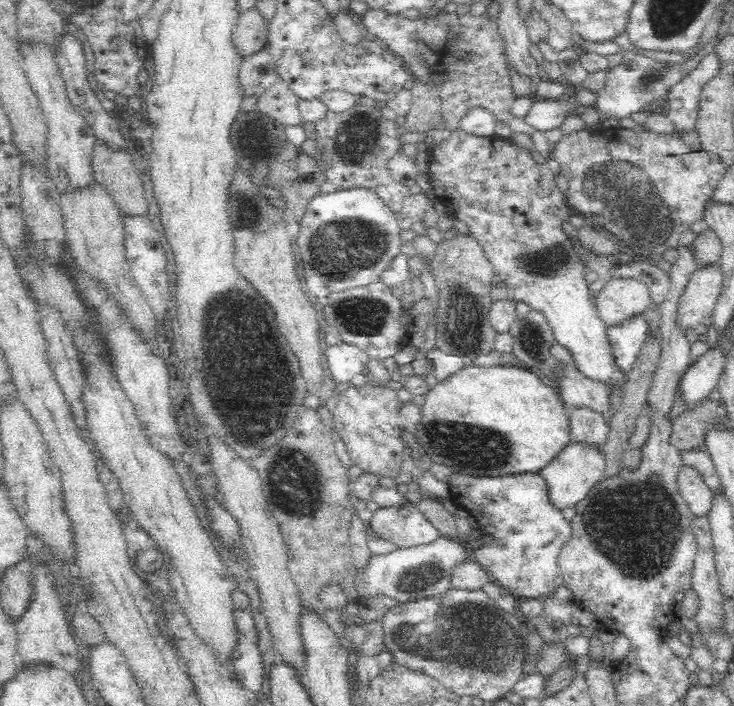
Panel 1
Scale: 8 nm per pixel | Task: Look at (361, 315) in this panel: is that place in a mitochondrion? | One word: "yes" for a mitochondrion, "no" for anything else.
yes

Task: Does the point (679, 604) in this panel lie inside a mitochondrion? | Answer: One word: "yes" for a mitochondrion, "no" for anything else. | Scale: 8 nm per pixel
no

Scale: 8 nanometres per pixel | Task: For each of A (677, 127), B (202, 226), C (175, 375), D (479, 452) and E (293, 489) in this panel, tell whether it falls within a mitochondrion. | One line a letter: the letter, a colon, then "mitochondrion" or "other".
A: other
B: other
C: other
D: mitochondrion
E: mitochondrion

